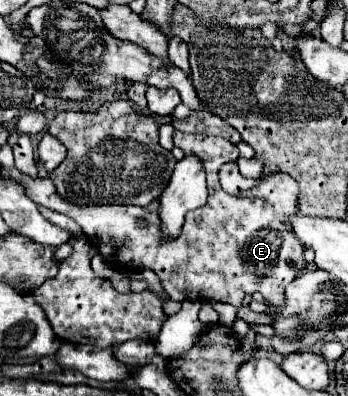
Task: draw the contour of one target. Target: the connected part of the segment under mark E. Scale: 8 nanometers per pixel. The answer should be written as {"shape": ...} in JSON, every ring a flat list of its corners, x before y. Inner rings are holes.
{"shape":[[182,131,174,133,174,145,180,147,182,151,186,151,188,155,198,155,204,161,204,169,208,175,208,203,196,211,186,213,186,221,184,227,180,231,180,237,168,241,162,237,160,231,160,217,158,213,146,213,142,207,134,207,134,205,90,205,90,207,78,207,78,205,70,205,64,199,60,199,60,195,56,193,56,187,52,185,50,179,32,179,28,177,28,181,24,181,26,193,30,199,38,201,40,205,46,205,52,211,60,211,64,215,68,215,70,219,74,219,84,235,90,239,90,243,96,247,96,251,110,261,116,269,118,263,128,265,132,271,140,271,142,267,152,269,164,291,170,295,172,301,222,301,222,303,230,303,236,309,244,307,244,303,248,301,248,297,252,297,254,293,264,293,268,297,268,301,272,301,272,309,282,309,284,307,284,289,286,285,296,277,296,271,300,267,304,267,304,247,298,243,298,239,292,233,292,243,288,243,290,239,290,223,288,223,288,215,282,215,282,209,270,207,272,203,284,203,286,205,286,187,288,183,284,181,276,181,276,185,282,187,274,187,276,197,270,193,270,199,266,197,234,197,222,191,222,187,218,185,218,171,226,161,236,161,238,149,222,139,222,137,208,137,208,135,188,135],[136,217,146,217,146,221,150,223,148,229,138,229,134,225]]}

